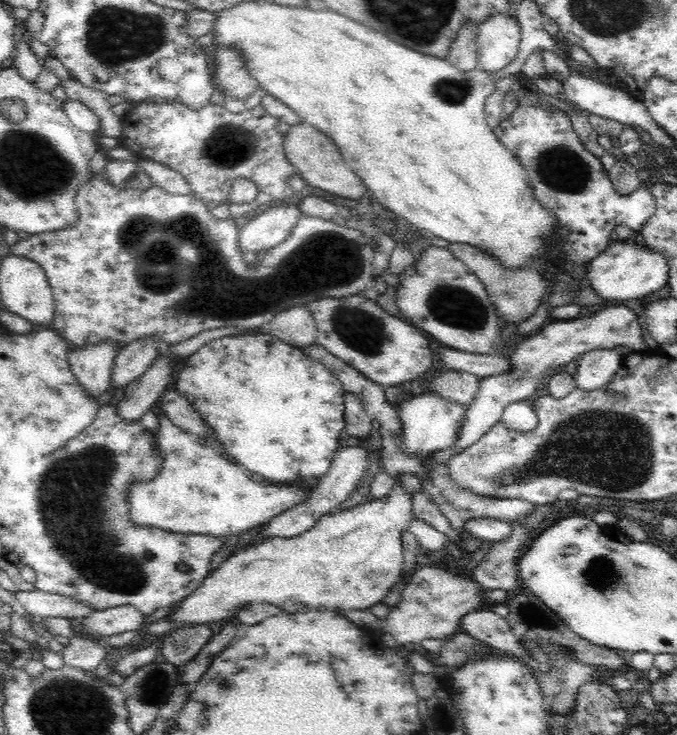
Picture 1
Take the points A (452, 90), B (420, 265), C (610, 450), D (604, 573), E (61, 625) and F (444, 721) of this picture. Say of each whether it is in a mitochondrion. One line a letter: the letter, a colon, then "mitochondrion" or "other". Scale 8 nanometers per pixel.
A: mitochondrion
B: other
C: mitochondrion
D: mitochondrion
E: other
F: other

